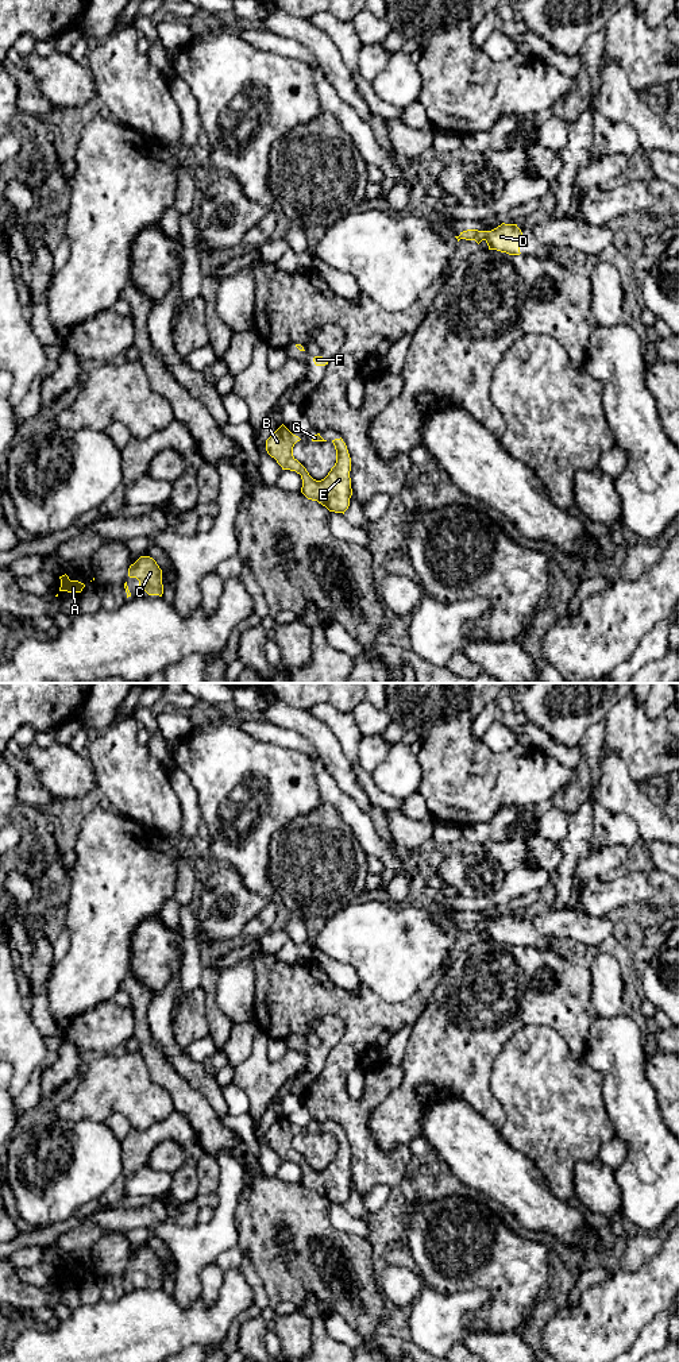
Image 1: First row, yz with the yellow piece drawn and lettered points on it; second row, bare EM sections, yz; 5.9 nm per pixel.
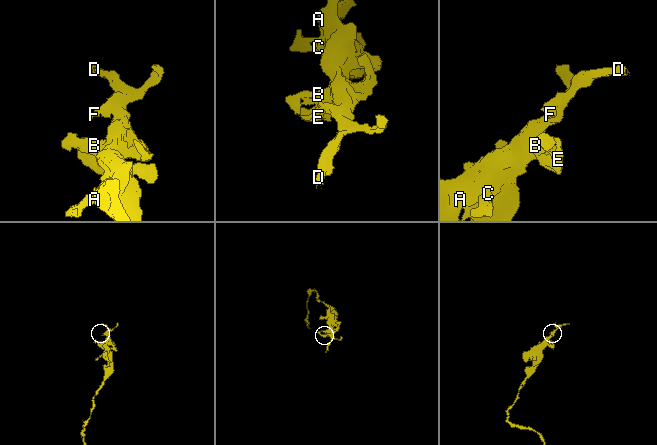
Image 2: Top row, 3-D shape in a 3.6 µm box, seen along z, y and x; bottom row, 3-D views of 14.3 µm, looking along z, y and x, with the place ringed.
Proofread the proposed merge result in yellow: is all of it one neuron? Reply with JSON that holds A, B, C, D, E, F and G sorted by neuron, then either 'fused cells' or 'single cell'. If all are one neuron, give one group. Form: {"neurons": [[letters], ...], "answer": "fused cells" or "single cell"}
{"neurons": [["A", "B", "C", "D", "E", "F", "G"]], "answer": "single cell"}

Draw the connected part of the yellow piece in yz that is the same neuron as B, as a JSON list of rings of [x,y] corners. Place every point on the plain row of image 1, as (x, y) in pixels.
[[[283,1115],[266,1131],[267,1145],[277,1151],[282,1161],[296,1162],[301,1166],[301,1184],[312,1192],[317,1192],[329,1203],[343,1204],[350,1197],[351,1149],[343,1130],[332,1131],[336,1141],[336,1154],[321,1170],[313,1170],[306,1160],[293,1147],[293,1138],[301,1130],[293,1126]]]

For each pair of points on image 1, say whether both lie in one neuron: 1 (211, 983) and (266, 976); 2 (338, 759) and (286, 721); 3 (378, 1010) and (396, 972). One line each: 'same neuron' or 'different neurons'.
1: different neurons
2: same neuron
3: different neurons

